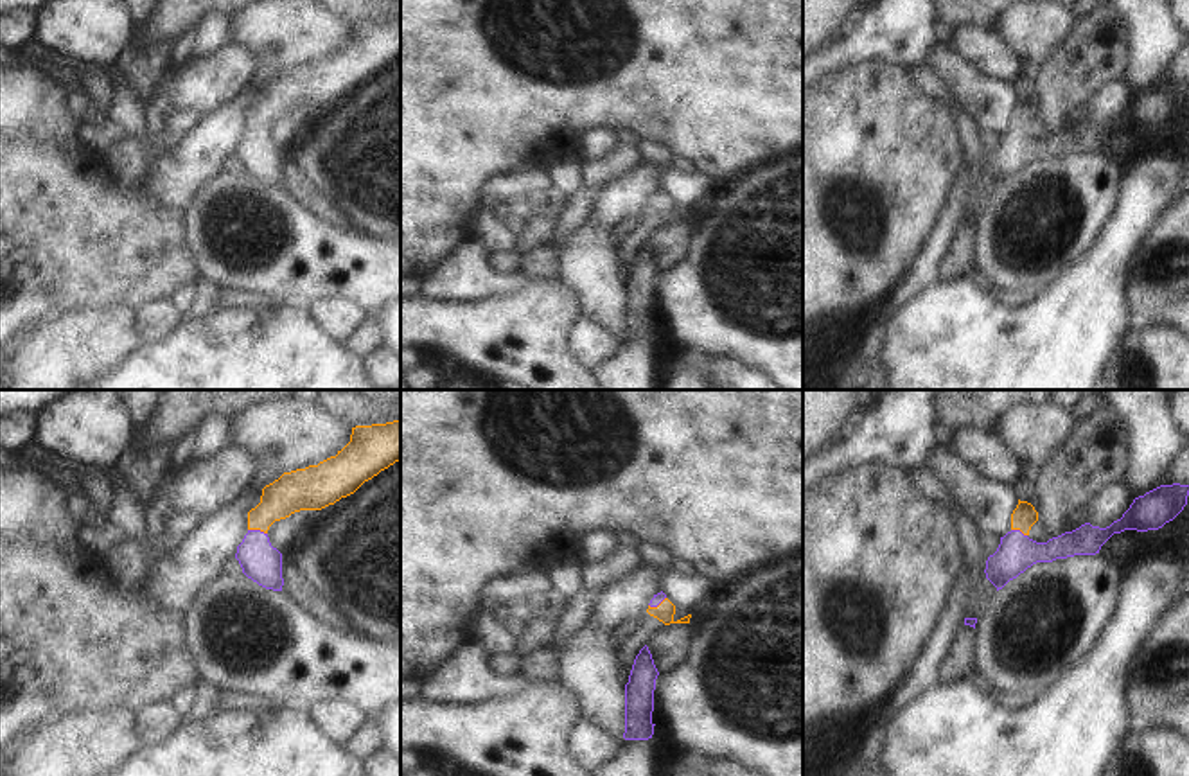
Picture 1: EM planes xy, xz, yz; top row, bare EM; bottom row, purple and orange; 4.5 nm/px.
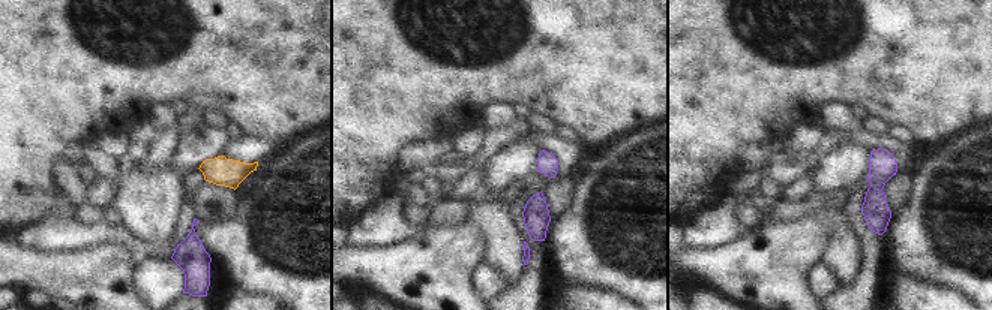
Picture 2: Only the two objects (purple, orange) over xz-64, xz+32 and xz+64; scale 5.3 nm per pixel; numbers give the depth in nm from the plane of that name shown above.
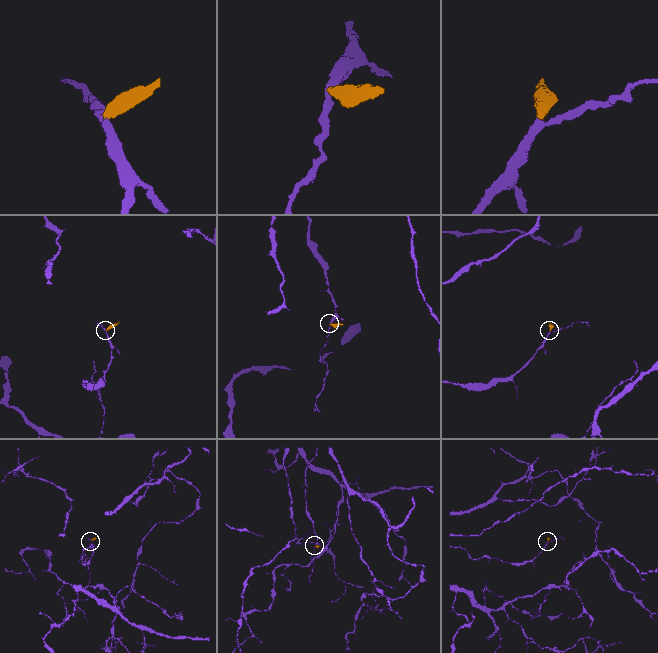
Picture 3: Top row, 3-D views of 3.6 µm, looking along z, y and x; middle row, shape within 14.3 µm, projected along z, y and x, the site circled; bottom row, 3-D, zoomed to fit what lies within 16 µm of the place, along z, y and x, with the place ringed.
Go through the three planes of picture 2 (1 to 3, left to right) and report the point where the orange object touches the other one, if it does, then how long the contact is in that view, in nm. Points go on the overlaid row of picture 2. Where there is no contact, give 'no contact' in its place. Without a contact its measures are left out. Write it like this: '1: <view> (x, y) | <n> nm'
1: no contact
2: no contact
3: no contact

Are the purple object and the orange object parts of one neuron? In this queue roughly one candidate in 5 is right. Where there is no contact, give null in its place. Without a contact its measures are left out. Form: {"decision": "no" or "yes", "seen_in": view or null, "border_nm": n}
{"decision": "yes", "seen_in": "xy", "border_nm": 90}

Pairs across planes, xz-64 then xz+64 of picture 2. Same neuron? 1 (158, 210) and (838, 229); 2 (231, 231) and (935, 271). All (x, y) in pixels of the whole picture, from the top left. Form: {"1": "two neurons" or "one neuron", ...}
{"1": "one neuron", "2": "one neuron"}

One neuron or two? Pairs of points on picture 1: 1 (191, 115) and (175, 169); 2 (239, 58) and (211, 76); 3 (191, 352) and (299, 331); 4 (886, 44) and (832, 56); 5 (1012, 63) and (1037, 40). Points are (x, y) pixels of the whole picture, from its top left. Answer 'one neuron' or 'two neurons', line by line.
1: two neurons
2: one neuron
3: one neuron
4: one neuron
5: two neurons

